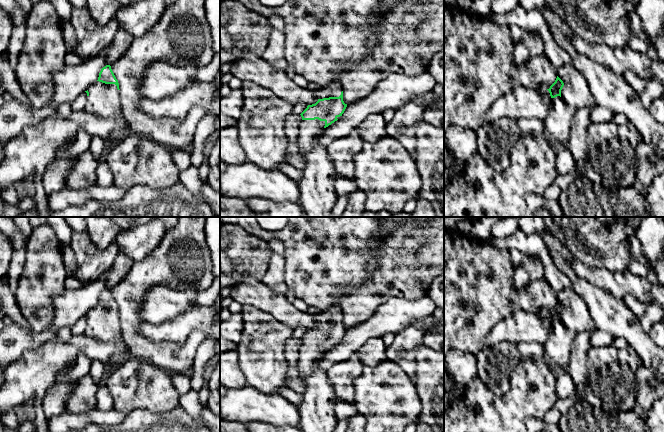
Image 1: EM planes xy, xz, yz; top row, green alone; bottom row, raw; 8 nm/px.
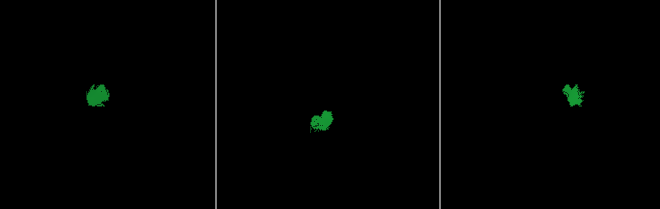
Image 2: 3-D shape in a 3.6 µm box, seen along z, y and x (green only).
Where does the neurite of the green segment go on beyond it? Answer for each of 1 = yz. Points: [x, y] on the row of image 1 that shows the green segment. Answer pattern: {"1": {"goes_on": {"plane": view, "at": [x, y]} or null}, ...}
{"1": {"goes_on": {"plane": "yz", "at": [521, 102]}}}

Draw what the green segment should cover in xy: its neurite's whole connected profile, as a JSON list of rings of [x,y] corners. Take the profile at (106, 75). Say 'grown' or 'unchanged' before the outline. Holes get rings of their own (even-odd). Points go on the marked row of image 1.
grown; [[[110,65],[101,69],[97,82],[85,92],[88,96],[86,112],[105,117],[122,113],[119,83]]]

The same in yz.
grown; [[[558,76],[549,89],[514,86],[511,91],[501,93],[494,101],[485,114],[486,122],[496,124],[503,117],[510,120],[520,118],[544,120],[549,113],[552,99],[561,97],[563,86],[564,83]]]

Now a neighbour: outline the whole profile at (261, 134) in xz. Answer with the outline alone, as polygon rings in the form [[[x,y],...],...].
[[[251,81],[242,82],[244,104],[242,116],[237,121],[238,140],[246,153],[248,162],[268,170],[287,163],[289,140],[284,131],[285,119],[293,113],[293,104],[276,96],[272,91]]]

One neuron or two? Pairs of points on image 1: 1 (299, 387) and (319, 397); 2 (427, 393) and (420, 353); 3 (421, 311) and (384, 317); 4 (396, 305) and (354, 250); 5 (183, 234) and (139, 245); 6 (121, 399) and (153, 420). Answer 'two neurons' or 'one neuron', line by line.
1: two neurons
2: one neuron
3: one neuron
4: two neurons
5: two neurons
6: two neurons

